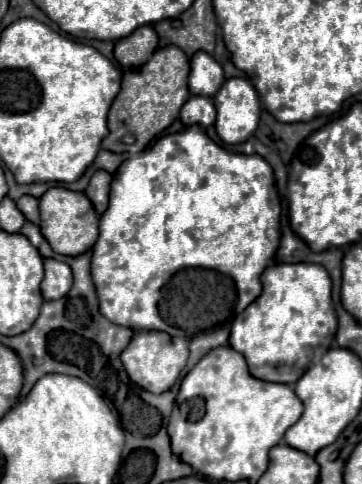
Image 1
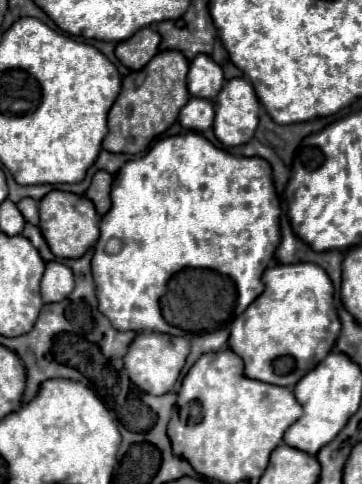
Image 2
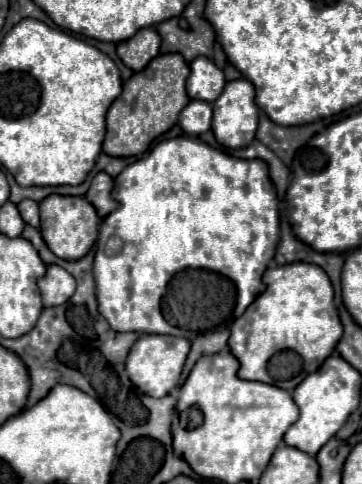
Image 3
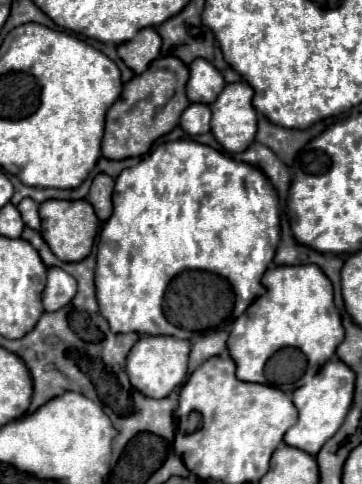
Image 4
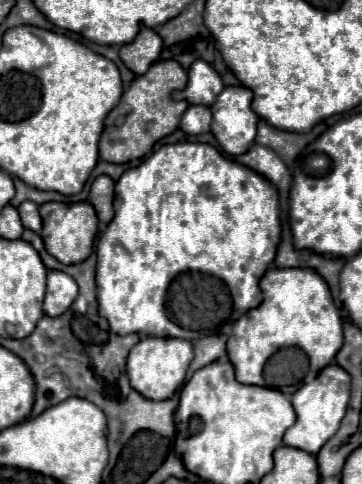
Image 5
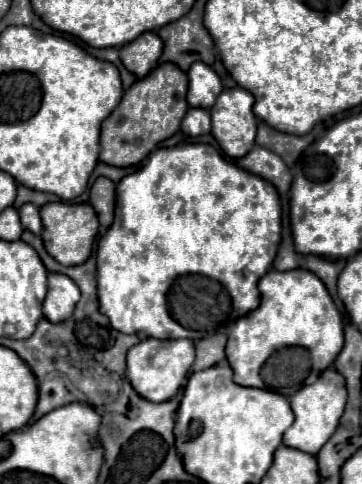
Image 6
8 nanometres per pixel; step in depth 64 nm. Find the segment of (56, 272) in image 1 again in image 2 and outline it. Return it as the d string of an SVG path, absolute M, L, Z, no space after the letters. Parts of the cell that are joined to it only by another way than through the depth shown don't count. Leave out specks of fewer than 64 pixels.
M48 262L42 282L40 282L40 292L42 292L44 304L64 300L72 292L72 288L74 288L72 270L60 262Z

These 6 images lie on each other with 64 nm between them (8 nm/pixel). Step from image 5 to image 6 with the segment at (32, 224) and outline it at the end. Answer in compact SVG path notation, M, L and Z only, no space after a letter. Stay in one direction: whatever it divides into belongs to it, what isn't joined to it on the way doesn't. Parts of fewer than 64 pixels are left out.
M24 204L20 210L20 221L26 230L30 230L32 234L40 234L42 230L42 222L40 222L40 214L38 214L38 206L34 204Z

